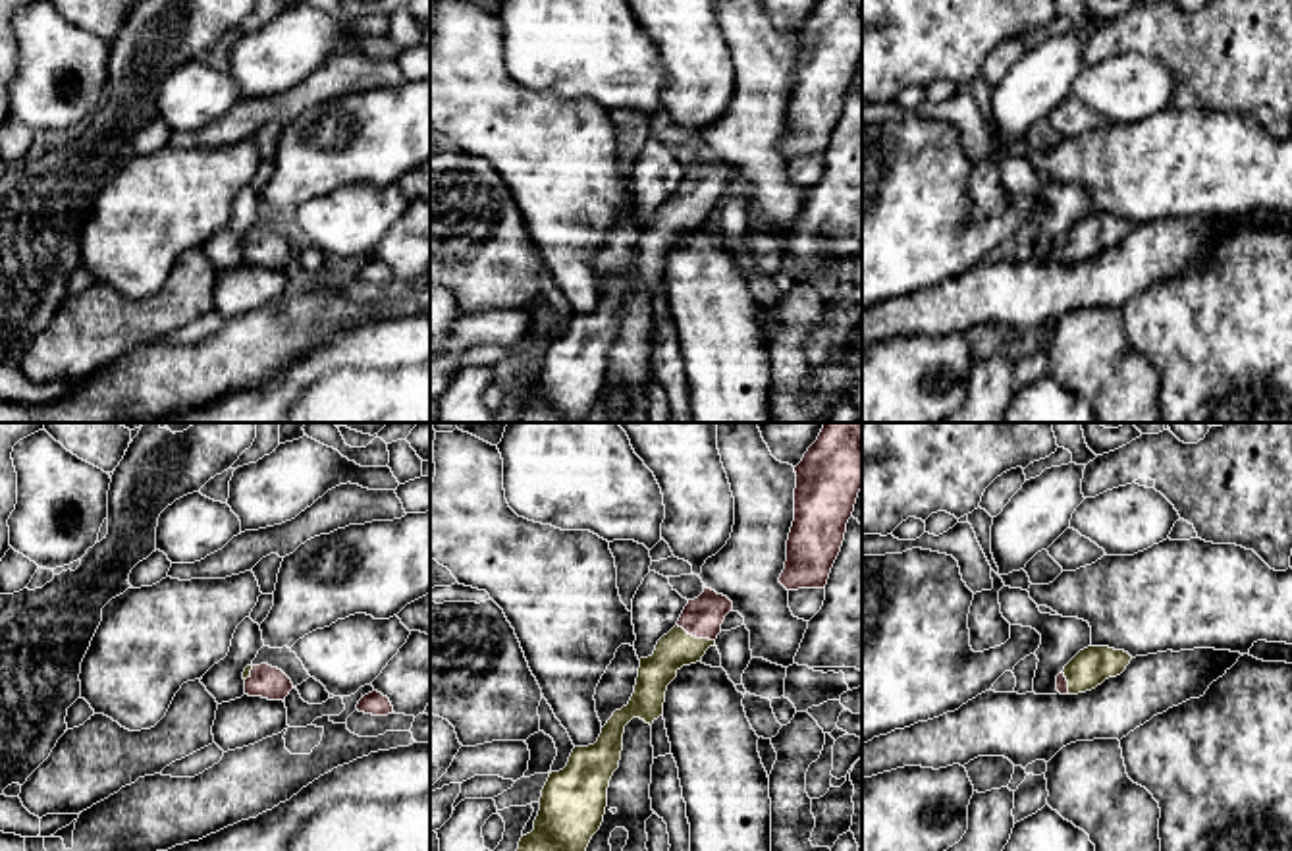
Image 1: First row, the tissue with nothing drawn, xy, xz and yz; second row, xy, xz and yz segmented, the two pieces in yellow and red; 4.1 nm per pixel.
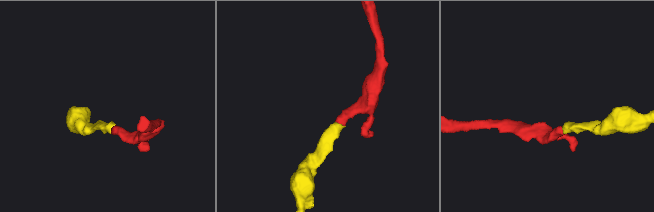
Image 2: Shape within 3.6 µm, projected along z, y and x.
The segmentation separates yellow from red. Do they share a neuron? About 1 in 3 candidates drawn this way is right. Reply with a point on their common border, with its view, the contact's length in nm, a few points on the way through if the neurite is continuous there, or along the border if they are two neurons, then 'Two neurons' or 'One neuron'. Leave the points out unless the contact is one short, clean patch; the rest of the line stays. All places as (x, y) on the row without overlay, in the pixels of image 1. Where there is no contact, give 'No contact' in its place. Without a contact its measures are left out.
Touches yellow at xz (695, 205). Shared border 180 nm. Path across: xz (677, 217), (695, 205), (702, 186). One neuron

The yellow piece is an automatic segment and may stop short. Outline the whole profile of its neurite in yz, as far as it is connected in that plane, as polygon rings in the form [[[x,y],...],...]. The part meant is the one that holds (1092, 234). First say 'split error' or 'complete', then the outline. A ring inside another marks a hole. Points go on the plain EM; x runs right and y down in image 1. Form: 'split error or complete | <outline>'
split error | [[[1088,214],[1080,218],[1057,243],[1061,262],[1078,262],[1095,257],[1109,245],[1120,243],[1132,224],[1109,214]]]

